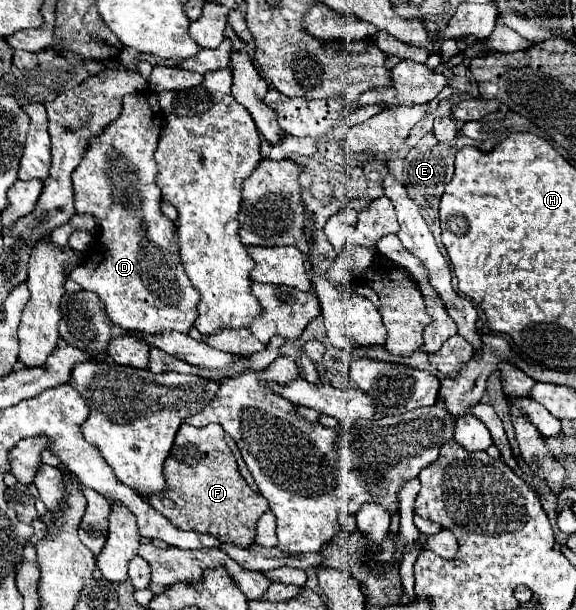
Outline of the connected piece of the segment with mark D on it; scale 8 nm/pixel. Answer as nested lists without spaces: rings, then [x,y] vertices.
[[[150,91],[150,93],[140,93],[140,95],[128,95],[124,99],[124,107],[122,107],[122,115],[112,121],[106,131],[102,135],[98,135],[98,139],[92,139],[90,141],[90,147],[86,149],[80,165],[74,169],[72,173],[72,189],[74,189],[74,209],[76,213],[92,213],[98,223],[100,223],[100,237],[98,237],[98,243],[92,251],[90,251],[90,261],[84,261],[84,265],[80,265],[78,269],[74,269],[70,273],[70,279],[74,279],[76,283],[80,283],[82,289],[86,291],[94,291],[100,301],[106,305],[106,313],[110,317],[110,321],[114,325],[118,325],[120,329],[138,329],[138,331],[144,331],[144,333],[162,333],[162,331],[180,331],[180,333],[188,333],[188,329],[192,327],[192,323],[196,321],[196,305],[200,301],[200,293],[198,289],[190,283],[184,267],[182,267],[182,259],[180,259],[180,251],[178,251],[178,233],[176,233],[176,225],[174,221],[170,221],[162,211],[160,211],[160,189],[156,185],[156,161],[154,161],[154,151],[158,147],[158,135],[160,135],[160,129],[164,125],[164,119],[162,119],[162,109],[158,105],[158,97]]]

